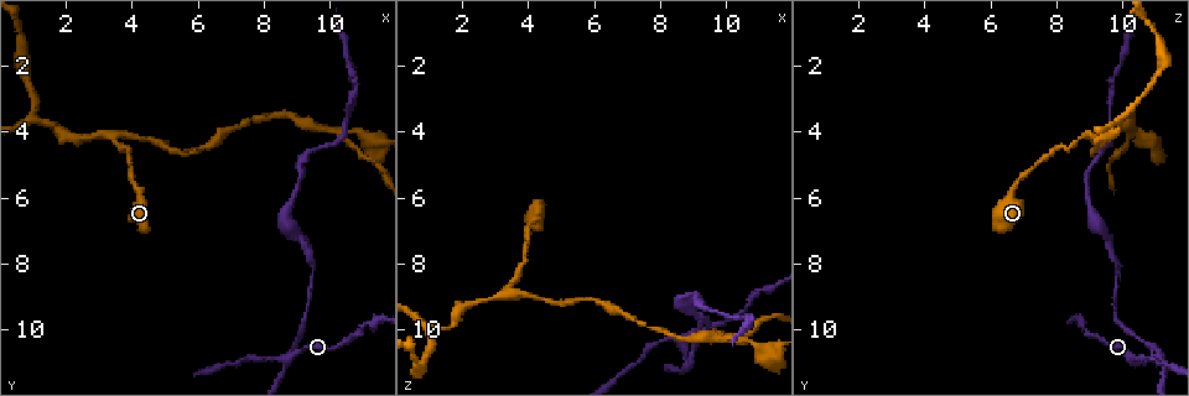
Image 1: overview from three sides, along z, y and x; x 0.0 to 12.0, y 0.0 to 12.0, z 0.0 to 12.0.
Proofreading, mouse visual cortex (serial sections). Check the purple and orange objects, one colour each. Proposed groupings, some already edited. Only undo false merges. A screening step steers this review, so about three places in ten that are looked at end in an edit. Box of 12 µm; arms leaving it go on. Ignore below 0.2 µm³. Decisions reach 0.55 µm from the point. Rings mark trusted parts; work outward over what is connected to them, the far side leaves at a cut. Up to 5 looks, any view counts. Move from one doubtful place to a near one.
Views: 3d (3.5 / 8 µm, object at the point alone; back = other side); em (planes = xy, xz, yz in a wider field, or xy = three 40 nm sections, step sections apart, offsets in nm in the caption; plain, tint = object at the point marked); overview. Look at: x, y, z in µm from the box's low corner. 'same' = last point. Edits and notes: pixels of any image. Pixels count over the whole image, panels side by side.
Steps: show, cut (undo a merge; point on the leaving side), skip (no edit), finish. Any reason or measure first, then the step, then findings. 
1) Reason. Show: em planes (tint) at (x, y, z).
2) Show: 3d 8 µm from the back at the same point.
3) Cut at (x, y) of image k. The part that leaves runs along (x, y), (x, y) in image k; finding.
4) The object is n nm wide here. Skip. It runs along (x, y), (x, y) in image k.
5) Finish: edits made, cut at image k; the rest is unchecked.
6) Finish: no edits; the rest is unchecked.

A narrow waist. Show: 3d 3.5 µm at (8.7, 10.9, 10.3).

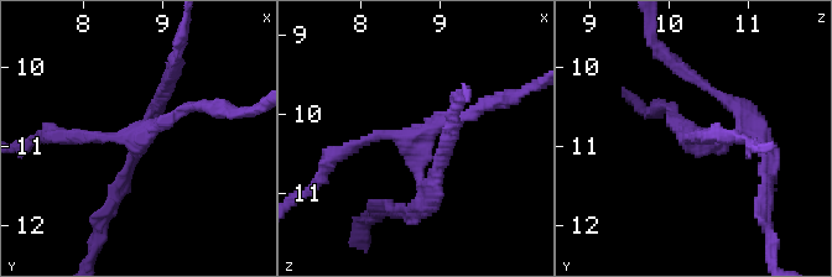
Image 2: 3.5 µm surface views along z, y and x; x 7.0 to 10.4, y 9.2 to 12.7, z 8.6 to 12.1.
Show: em planes (tint) at (8.75, 10.95, 10.35).

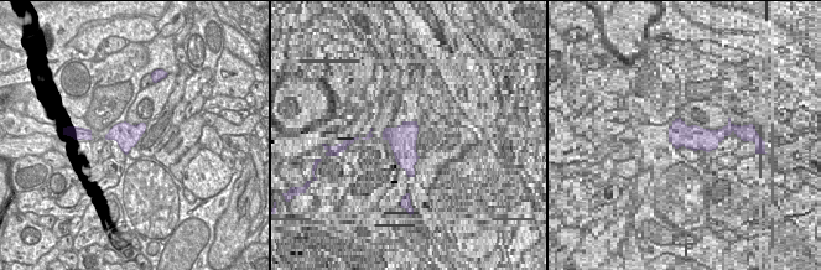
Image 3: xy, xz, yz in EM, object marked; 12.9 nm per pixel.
Cut at (769, 165) of image 2. The part that leaves runs along (740, 129), (734, 105), (664, 52) in image 2; two cells meet here.

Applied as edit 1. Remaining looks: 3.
Show: overview.

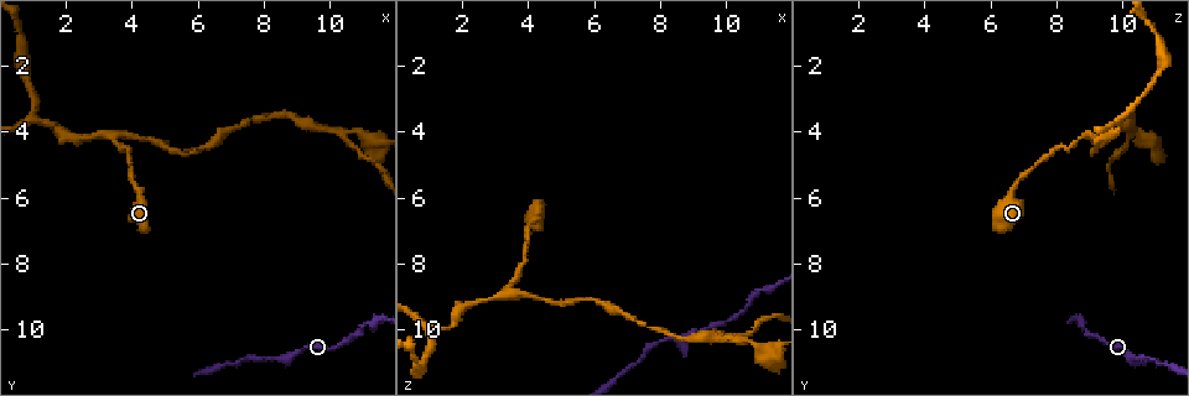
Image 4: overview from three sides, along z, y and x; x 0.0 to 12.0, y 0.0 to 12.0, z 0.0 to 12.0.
Three arms meet. Show: 3d 8 µm from the back at (3.5, 4.3, 8.7).

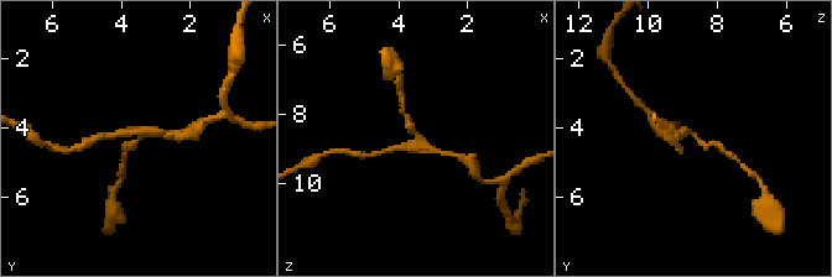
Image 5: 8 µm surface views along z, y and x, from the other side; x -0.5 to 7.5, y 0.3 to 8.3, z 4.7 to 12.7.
3 arms meet here; the arms are 150, 200, 200 nm wide; now the EM. Show: em xy step 3 (tint) at (3.5, 4.3, 8.6).

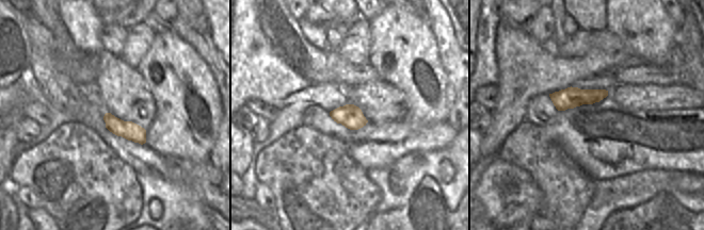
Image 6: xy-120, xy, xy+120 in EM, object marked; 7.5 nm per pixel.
Skip. It runs along (723, 150), (702, 145), (690, 131), (680, 135) in image 5; continuous, no second cell.

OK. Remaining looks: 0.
Finish: edits made, cut at image 2; the rest is unchecked.

